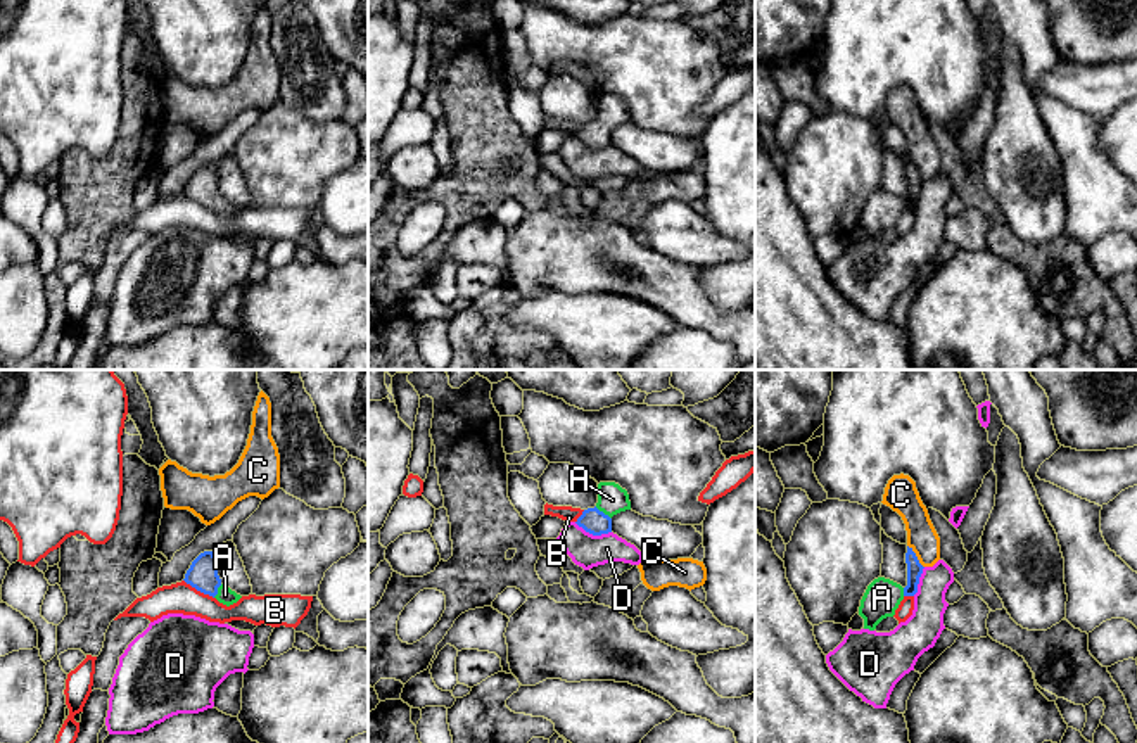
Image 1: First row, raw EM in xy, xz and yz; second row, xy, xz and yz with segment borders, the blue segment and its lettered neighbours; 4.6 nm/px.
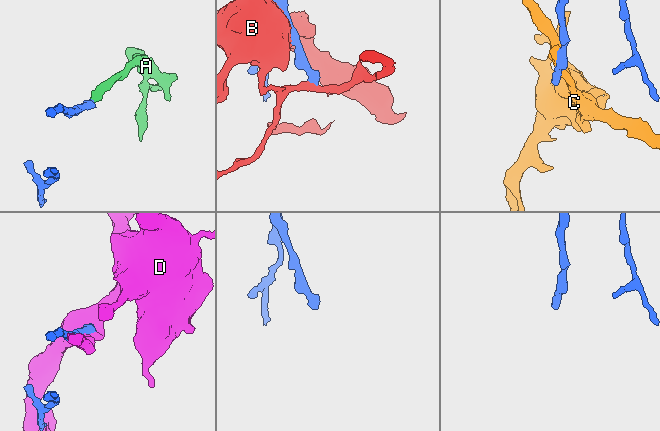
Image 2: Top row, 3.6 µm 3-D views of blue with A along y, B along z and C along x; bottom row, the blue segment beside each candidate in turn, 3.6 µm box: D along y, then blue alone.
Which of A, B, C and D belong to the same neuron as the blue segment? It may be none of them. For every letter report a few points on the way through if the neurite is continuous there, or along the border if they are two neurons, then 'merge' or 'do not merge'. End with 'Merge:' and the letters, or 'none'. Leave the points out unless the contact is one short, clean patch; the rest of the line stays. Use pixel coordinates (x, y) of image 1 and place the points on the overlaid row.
A: across xz (593, 520), (602, 512), (612, 500) | merge
B: do not merge
C: do not merge
D: do not merge
Merge: A

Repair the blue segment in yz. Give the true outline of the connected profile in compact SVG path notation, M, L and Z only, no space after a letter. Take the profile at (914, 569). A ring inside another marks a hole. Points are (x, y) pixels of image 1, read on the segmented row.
M909 546L905 563L905 587L885 577L878 577L867 586L859 606L859 615L864 619L864 629L874 631L883 619L895 615L895 610L905 596L914 596L918 593L919 577L924 567Z

